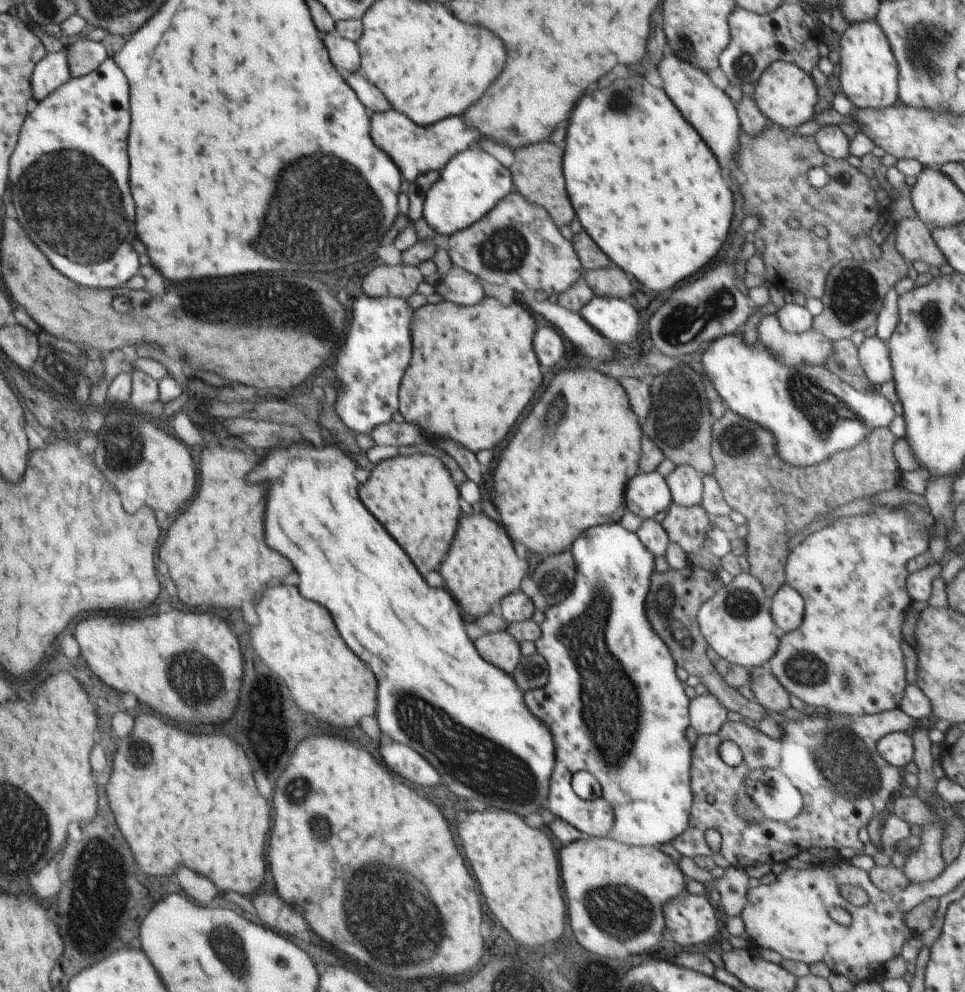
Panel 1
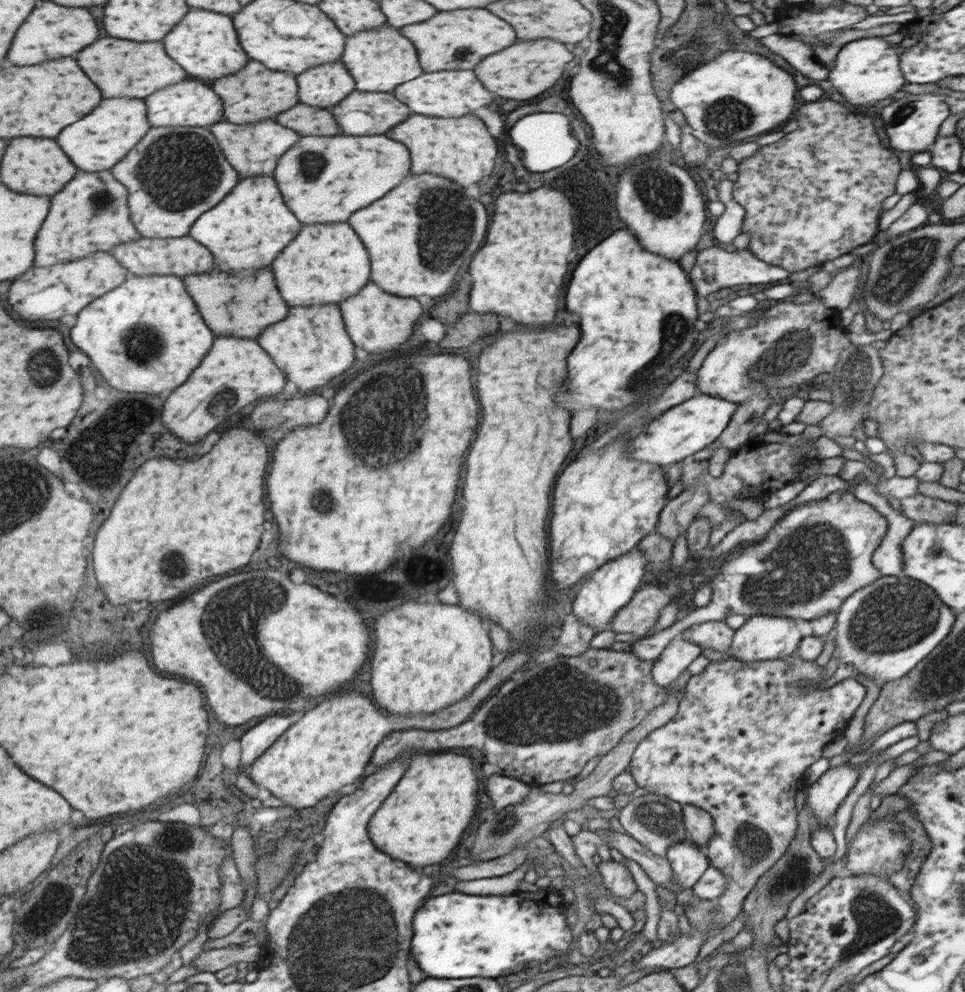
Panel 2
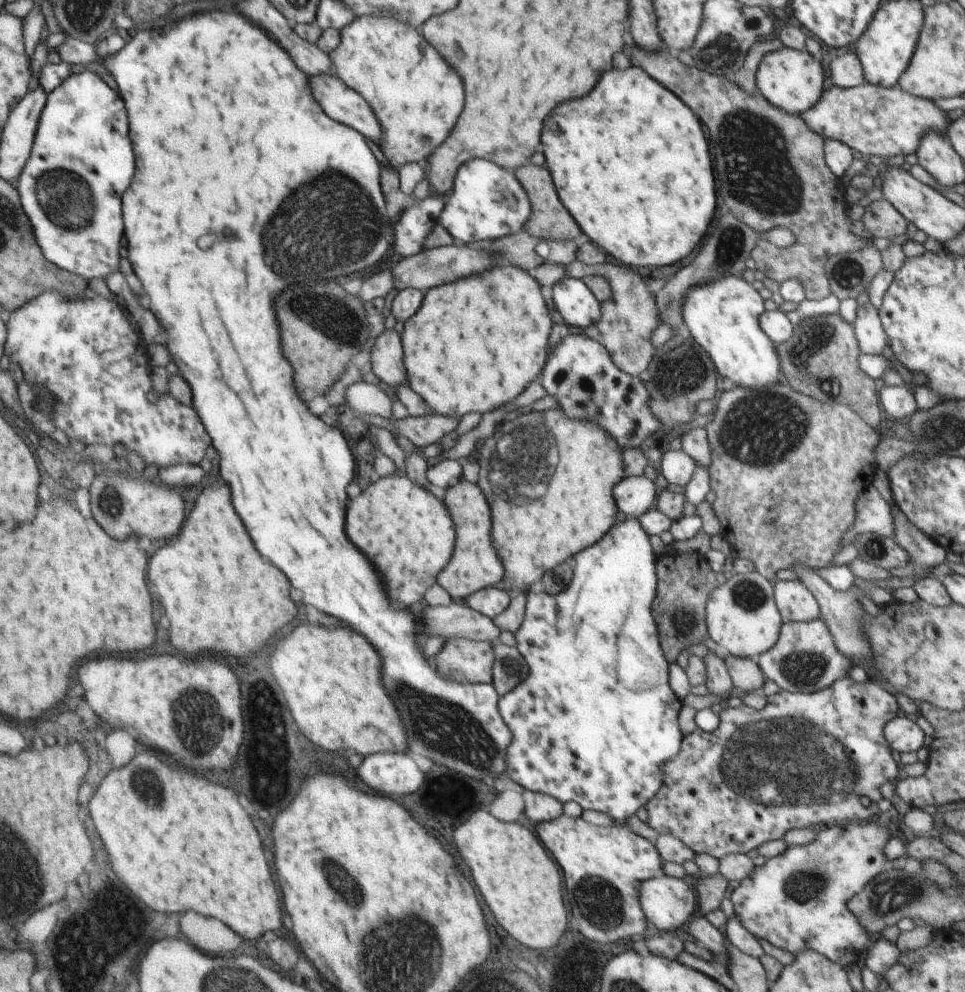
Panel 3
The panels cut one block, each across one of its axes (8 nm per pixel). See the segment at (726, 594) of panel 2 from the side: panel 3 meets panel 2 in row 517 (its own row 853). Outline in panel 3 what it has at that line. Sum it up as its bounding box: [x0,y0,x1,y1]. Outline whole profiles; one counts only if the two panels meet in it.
[728,820,892,967]

